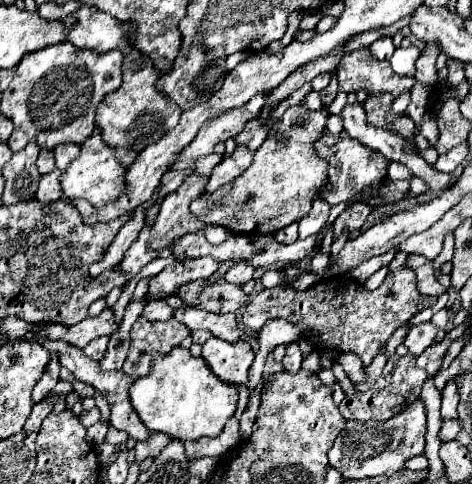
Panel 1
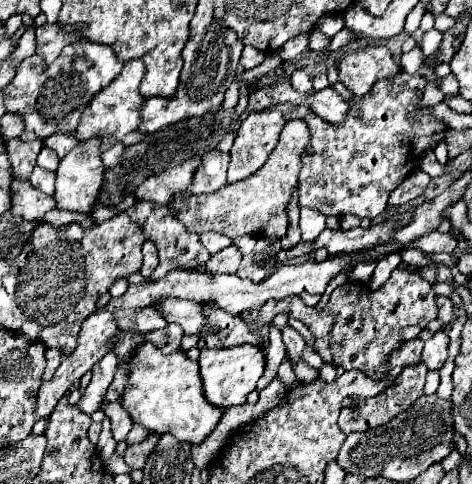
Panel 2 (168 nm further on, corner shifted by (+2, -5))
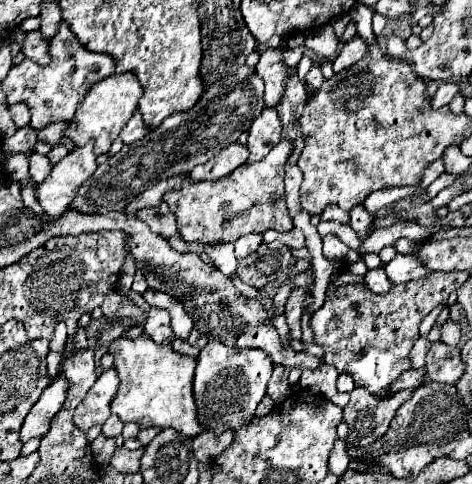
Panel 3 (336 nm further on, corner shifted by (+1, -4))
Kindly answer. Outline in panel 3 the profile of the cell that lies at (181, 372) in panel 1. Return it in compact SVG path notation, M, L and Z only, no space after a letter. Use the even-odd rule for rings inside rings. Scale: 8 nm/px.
M146 335L138 339L120 337L110 343L108 353L116 357L114 369L120 377L118 393L110 403L114 415L118 415L124 423L134 421L142 429L172 427L188 437L194 437L202 431L196 419L196 403L192 397L192 375L196 369L194 357L174 353L170 345L156 345Z

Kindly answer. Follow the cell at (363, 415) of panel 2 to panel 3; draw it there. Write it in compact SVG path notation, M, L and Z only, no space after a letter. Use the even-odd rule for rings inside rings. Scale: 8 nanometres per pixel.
M356 387L350 393L350 403L344 407L344 421L348 423L348 443L366 447L380 439L394 419L398 407L412 397L412 389L398 391L392 397L376 397L366 389Z

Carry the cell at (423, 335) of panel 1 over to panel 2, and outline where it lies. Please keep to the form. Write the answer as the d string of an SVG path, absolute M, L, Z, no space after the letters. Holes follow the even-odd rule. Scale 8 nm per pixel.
M435 332L427 342L425 342L425 348L423 348L423 354L421 354L421 360L423 364L429 368L429 370L437 370L443 366L445 358L447 358L447 346L449 346L449 336L447 332Z

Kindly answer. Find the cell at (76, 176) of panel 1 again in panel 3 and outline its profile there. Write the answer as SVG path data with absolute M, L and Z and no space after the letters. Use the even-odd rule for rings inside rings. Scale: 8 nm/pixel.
M92 141L84 147L68 153L62 161L58 161L46 181L38 185L36 199L42 205L44 213L50 217L60 217L70 201L76 195L76 189L90 179L90 175L96 171L96 155L92 151Z

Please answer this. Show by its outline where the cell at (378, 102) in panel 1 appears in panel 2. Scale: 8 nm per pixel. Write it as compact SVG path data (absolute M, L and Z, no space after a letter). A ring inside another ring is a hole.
M401 72L393 82L379 80L363 98L355 96L355 100L349 102L351 110L343 124L323 122L315 114L305 116L311 140L301 154L303 168L299 174L299 206L315 208L325 216L357 214L359 218L377 218L385 210L391 190L395 190L407 178L407 174L417 168L419 158L431 142L431 136L435 134L435 144L445 138L447 126L441 120L429 118L429 110L417 110L417 100L425 84L425 78Z

